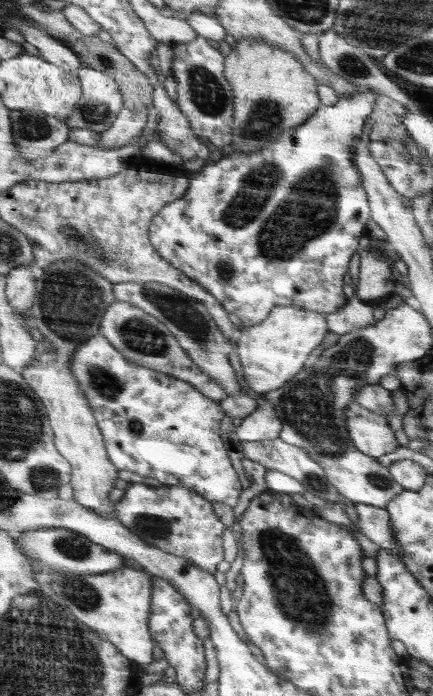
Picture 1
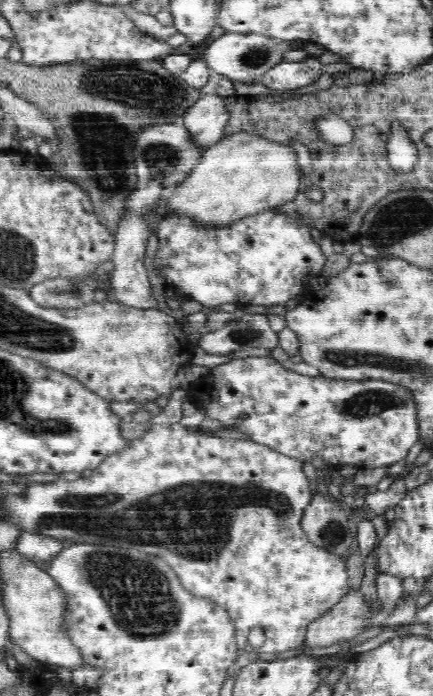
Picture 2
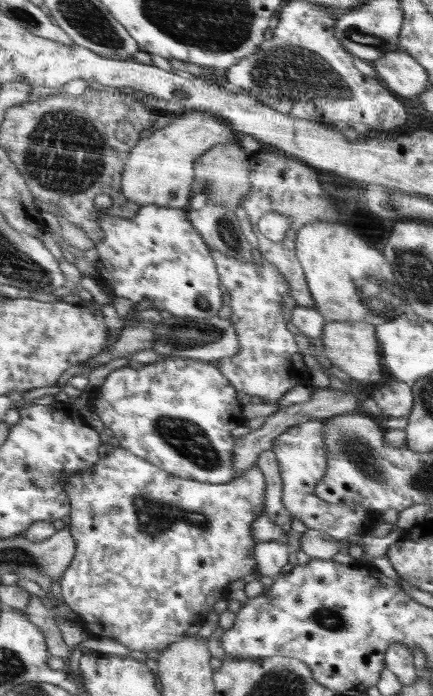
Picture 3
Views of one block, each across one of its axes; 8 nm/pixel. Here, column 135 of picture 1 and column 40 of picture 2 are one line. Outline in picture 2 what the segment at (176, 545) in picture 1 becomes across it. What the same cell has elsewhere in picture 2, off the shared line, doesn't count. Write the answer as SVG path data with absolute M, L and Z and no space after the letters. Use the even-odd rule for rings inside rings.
M179 423L176 424L156 424L156 426L151 426L151 428L139 439L132 439L128 446L124 448L124 450L120 452L114 452L114 454L110 454L110 456L106 457L106 460L103 460L94 470L90 477L80 477L76 480L65 480L58 479L56 482L52 482L50 484L39 484L30 482L29 486L25 489L25 492L17 495L8 494L6 501L2 503L2 509L4 509L4 513L6 513L6 517L8 517L8 521L10 523L18 523L18 527L22 529L22 532L30 532L40 534L46 537L52 537L55 539L64 539L68 538L68 540L72 540L73 543L86 543L86 544L95 544L95 545L110 545L112 547L118 548L132 548L136 549L140 552L146 552L146 554L152 554L154 556L160 557L162 560L165 560L172 568L177 577L181 580L181 583L184 585L186 590L189 590L192 594L199 597L206 597L212 599L217 605L226 608L229 617L231 618L233 625L235 626L235 638L237 642L238 648L244 650L246 653L250 653L251 651L255 654L263 653L263 652L284 652L285 650L294 649L305 642L305 636L307 634L307 629L309 628L309 624L313 623L314 620L320 618L320 616L324 615L325 612L328 612L335 604L340 602L340 599L349 591L348 584L348 573L346 563L341 555L330 554L324 548L318 548L314 546L309 541L307 534L303 531L301 527L301 520L305 511L305 508L310 504L311 499L313 498L313 494L310 488L310 482L306 474L304 473L304 468L302 467L303 462L292 458L290 456L286 456L281 452L274 450L273 448L266 447L266 445L261 445L260 443L256 443L252 441L252 439L244 440L244 439L234 439L234 438L222 438L222 436L210 436L210 434L205 434L204 432L198 430L194 432L194 430L187 430L184 426L181 426ZM260 627L262 631L264 631L264 635L266 635L266 640L263 642L263 645L259 647L252 647L250 643L247 642L247 635L250 630Z

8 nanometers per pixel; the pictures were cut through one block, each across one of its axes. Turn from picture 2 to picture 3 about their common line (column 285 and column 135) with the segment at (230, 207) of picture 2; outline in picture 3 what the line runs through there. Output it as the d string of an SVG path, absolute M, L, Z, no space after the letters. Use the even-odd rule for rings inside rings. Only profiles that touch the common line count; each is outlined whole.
M202 111L172 114L172 122L140 139L125 158L122 194L130 204L187 208L192 197L193 162L218 143L238 144L239 136L221 117Z

